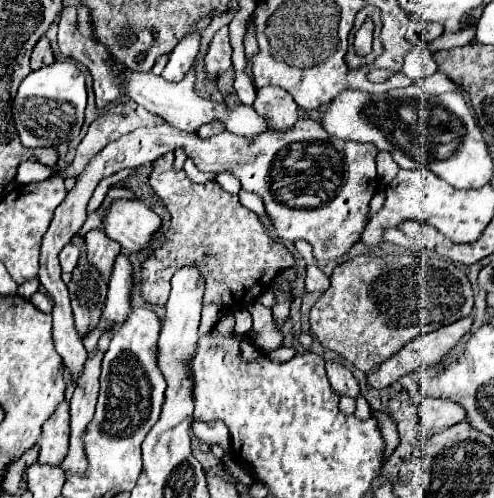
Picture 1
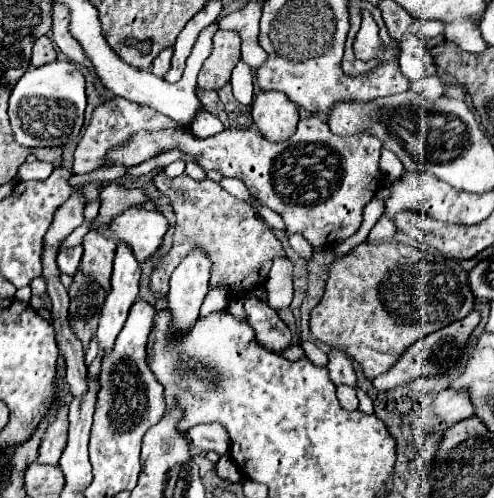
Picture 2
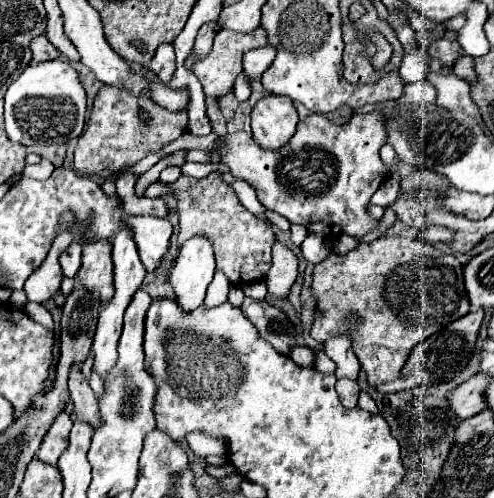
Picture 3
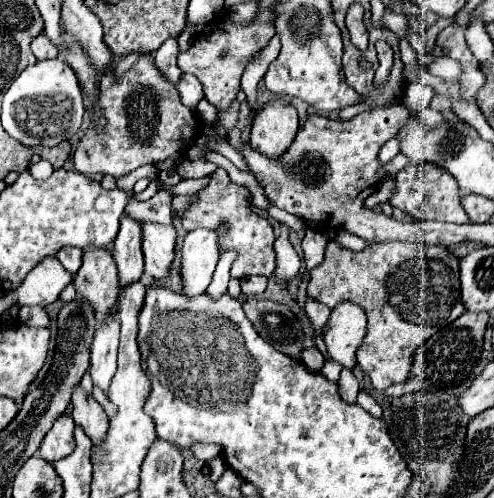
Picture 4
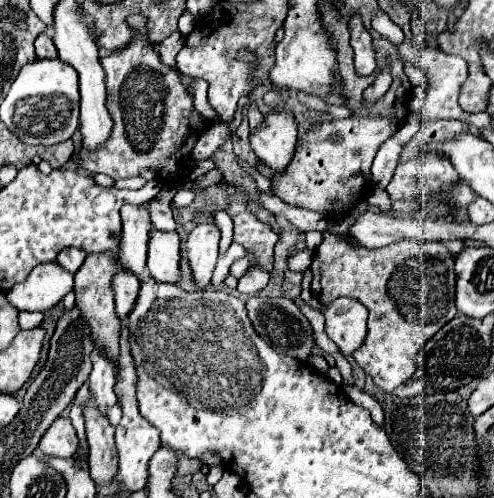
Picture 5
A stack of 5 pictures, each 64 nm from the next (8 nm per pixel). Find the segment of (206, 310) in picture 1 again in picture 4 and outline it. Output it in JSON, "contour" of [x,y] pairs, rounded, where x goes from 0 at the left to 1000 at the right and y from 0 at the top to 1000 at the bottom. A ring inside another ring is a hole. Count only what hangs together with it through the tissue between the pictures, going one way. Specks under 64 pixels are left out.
{"contour":[[[474,502],[445,510],[427,568],[417,582],[417,588],[433,602],[457,588],[466,562],[466,538],[480,512],[480,506]]]}

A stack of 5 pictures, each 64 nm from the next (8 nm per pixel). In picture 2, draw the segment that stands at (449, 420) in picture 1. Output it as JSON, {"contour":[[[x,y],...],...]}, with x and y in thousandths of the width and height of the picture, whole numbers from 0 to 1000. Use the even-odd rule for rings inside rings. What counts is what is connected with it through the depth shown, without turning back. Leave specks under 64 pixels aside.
{"contour":[[[907,779],[883,795],[879,831],[883,831],[883,839],[899,843],[903,851],[923,851],[939,839],[960,835],[964,815],[955,811],[955,803],[947,803],[947,787],[939,787],[939,779],[931,779],[931,783]]]}

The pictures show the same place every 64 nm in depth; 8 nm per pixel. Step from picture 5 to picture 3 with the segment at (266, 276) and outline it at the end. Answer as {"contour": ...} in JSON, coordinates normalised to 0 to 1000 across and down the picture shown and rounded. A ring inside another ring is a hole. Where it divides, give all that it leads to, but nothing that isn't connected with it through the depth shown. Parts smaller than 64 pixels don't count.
{"contour":[[[518,562],[518,570],[494,570],[494,574],[490,574],[490,586],[494,586],[498,594],[506,594],[506,598],[526,602],[526,598],[538,594],[538,566],[534,566],[534,562]]]}

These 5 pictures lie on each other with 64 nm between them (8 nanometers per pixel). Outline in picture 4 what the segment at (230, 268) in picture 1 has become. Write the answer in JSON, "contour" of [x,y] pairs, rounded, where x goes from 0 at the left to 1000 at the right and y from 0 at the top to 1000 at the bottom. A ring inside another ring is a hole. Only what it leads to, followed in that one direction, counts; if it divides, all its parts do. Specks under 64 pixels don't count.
{"contour":[[[441,337],[433,349],[429,349],[429,361],[425,369],[405,382],[401,390],[401,406],[389,410],[372,438],[368,438],[368,450],[372,458],[385,466],[385,462],[397,462],[397,458],[425,458],[425,462],[437,462],[445,446],[457,446],[466,454],[466,466],[457,478],[445,478],[441,490],[445,490],[445,502],[482,502],[482,518],[474,522],[474,530],[466,540],[466,554],[478,560],[490,560],[498,554],[510,554],[510,550],[534,550],[534,554],[551,554],[555,538],[559,538],[559,506],[555,506],[555,462],[551,462],[551,450],[522,434],[506,414],[502,414],[502,398],[506,398],[506,382],[498,373],[486,373],[486,369],[474,369],[466,357],[462,357],[462,345]]]}

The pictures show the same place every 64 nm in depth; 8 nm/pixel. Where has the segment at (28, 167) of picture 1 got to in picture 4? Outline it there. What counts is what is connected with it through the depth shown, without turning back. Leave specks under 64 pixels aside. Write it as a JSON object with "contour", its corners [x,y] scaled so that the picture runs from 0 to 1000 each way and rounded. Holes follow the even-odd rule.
{"contour":[[[81,321],[77,329],[65,329],[57,341],[61,341],[65,349],[73,349],[73,357],[81,357],[81,361],[97,357],[97,353],[109,345],[105,329],[101,329],[101,325],[93,325],[93,321]]]}

